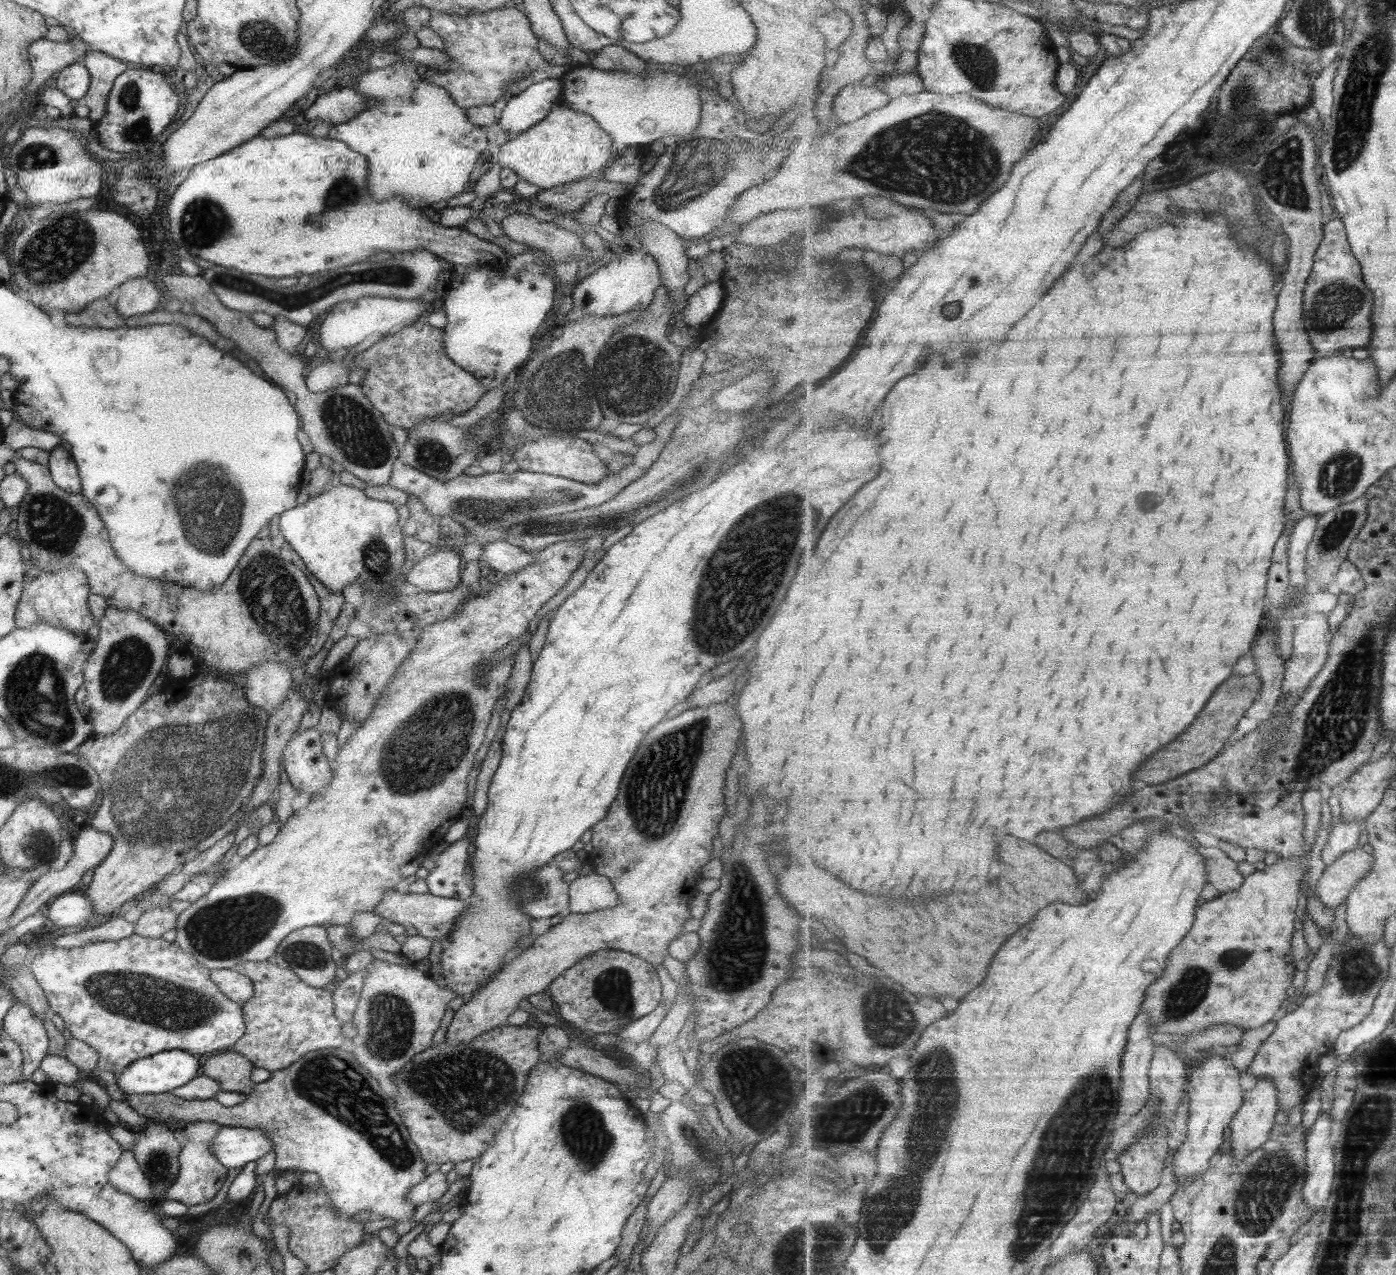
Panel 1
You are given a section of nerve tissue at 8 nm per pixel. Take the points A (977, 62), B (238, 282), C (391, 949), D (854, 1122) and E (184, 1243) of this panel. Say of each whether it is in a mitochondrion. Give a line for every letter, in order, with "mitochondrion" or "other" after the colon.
A: mitochondrion
B: other
C: other
D: mitochondrion
E: other

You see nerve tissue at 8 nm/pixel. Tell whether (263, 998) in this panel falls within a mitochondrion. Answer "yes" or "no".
no

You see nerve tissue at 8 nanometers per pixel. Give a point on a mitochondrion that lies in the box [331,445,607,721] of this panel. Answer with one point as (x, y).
(485, 511)

